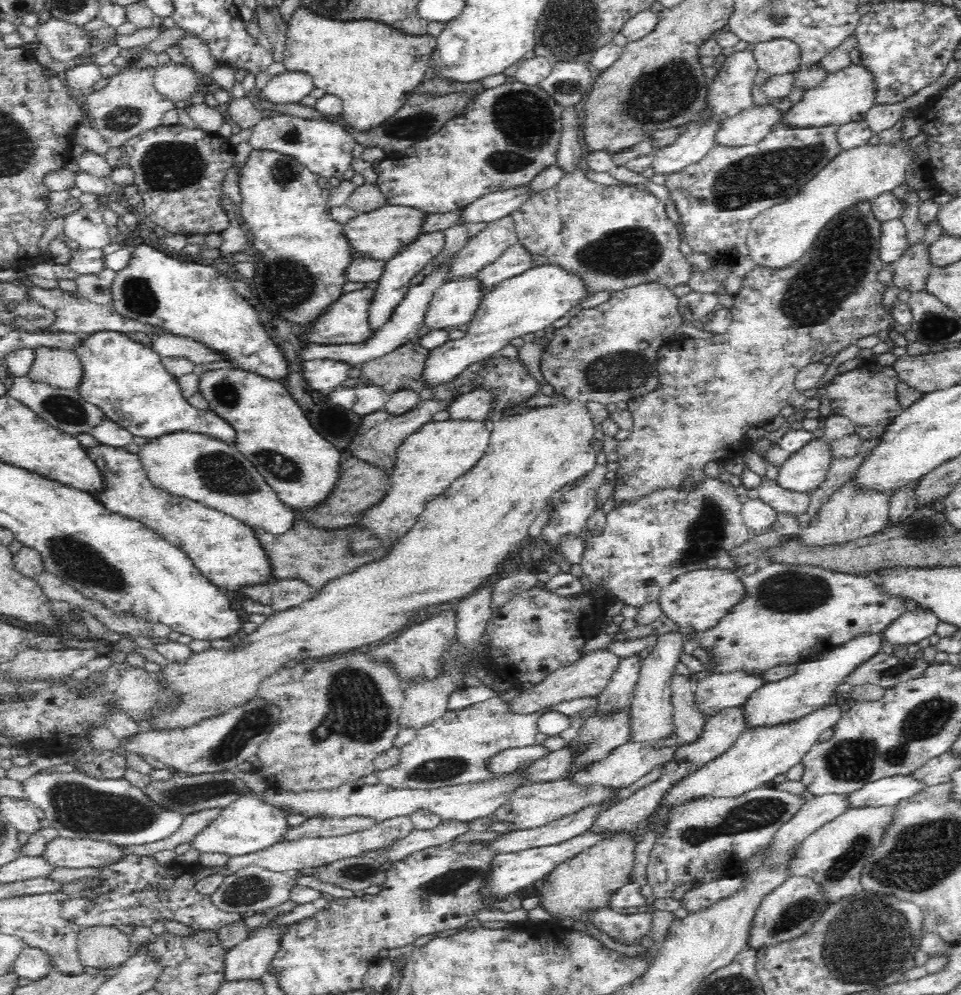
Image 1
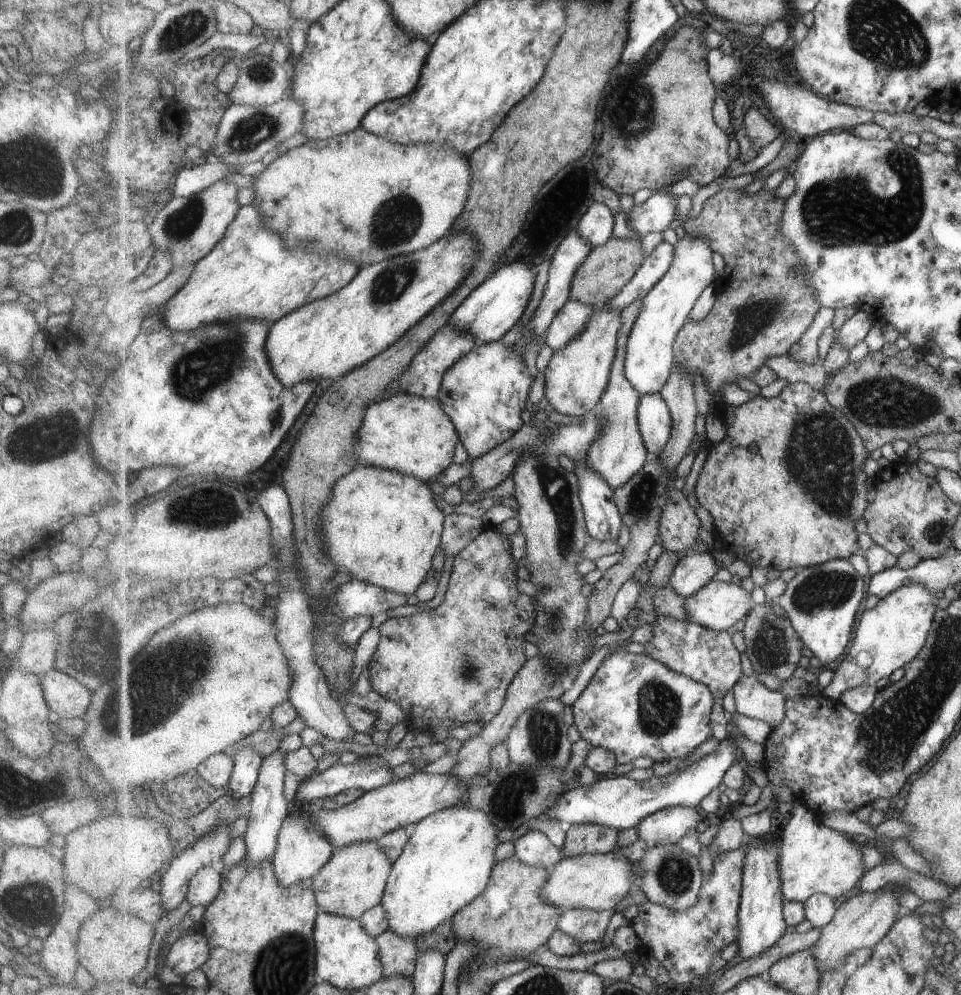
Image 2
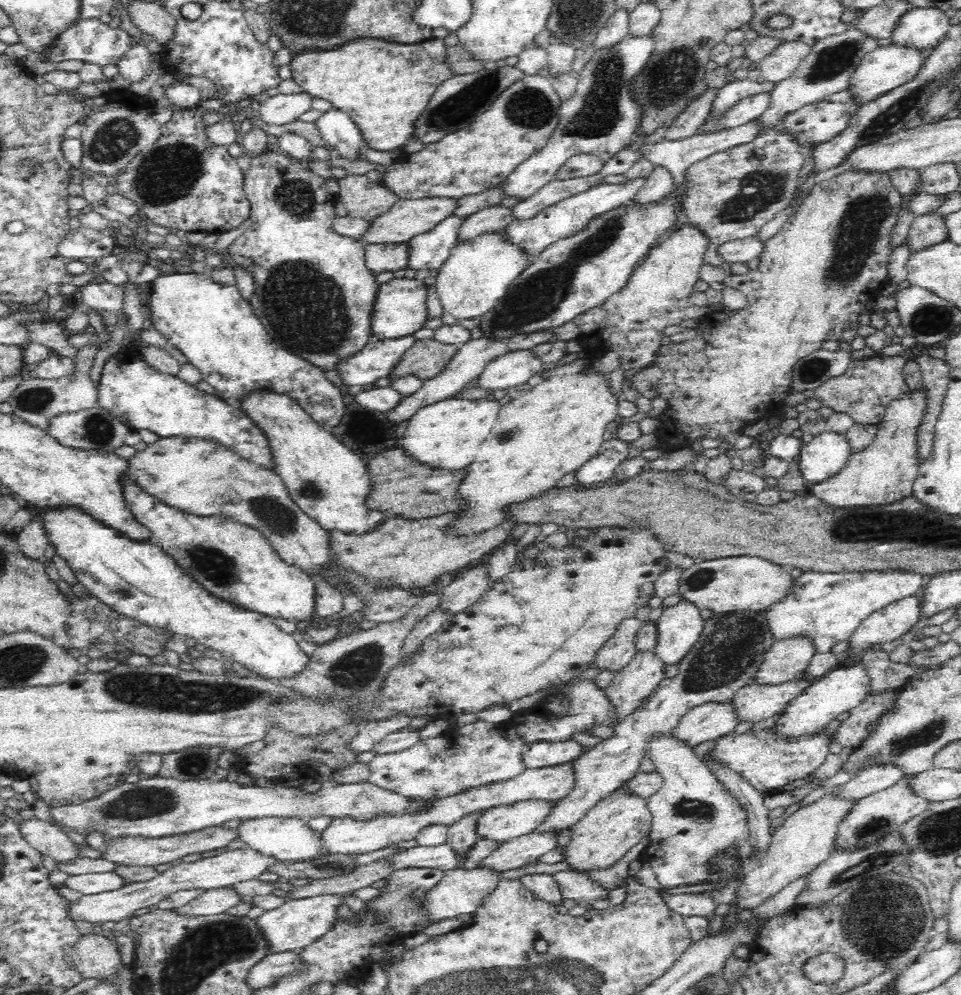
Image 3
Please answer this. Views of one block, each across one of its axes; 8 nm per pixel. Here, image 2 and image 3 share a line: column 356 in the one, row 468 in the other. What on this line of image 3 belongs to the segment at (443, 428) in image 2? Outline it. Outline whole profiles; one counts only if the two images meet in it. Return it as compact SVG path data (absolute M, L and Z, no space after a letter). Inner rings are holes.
M452 397L419 408L409 419L401 447L421 463L436 468L467 467L497 421L501 406L497 399L467 400Z

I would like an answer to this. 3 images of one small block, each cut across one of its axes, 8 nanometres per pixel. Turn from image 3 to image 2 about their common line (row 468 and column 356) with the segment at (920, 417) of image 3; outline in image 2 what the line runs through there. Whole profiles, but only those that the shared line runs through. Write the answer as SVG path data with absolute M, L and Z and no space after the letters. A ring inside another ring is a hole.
M357 841L338 848L329 862L312 876L321 910L360 919L368 910L382 904L392 864L378 841Z

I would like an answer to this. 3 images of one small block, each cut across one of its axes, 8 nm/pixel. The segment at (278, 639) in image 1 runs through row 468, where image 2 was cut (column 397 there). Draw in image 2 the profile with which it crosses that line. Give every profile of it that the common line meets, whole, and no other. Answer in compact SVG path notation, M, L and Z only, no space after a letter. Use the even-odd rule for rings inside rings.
M359 465L355 467L355 470L342 476L333 487L332 496L324 508L322 522L320 523L324 539L326 540L326 551L336 562L339 570L345 570L346 568L351 573L352 579L359 579L360 581L379 585L407 596L416 594L419 586L427 580L425 576L427 576L427 574L431 572L431 568L433 568L433 558L435 558L435 554L437 554L437 551L442 547L442 534L446 521L446 515L443 514L442 510L442 503L439 497L431 492L430 485L431 483L427 481L422 482L418 476L412 475L411 473L399 472L397 469L378 467L377 465Z

